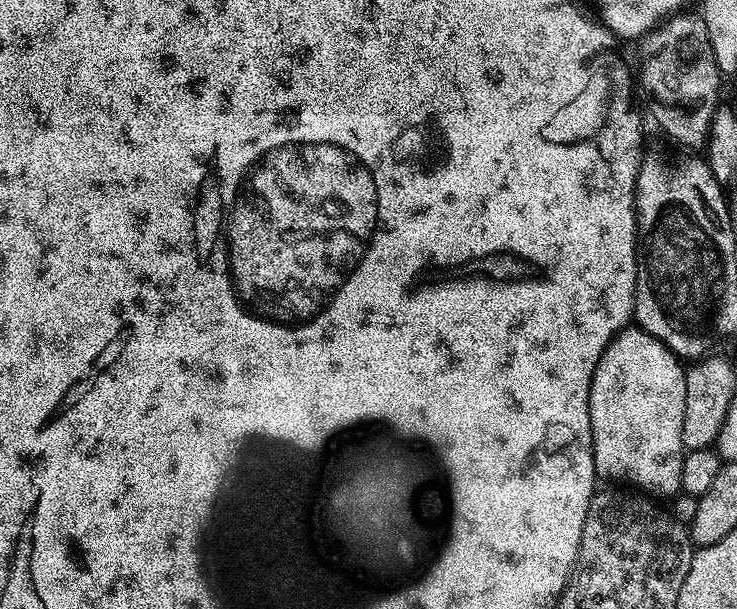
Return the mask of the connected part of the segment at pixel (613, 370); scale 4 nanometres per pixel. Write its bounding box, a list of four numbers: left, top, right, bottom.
[588,326,686,498]

